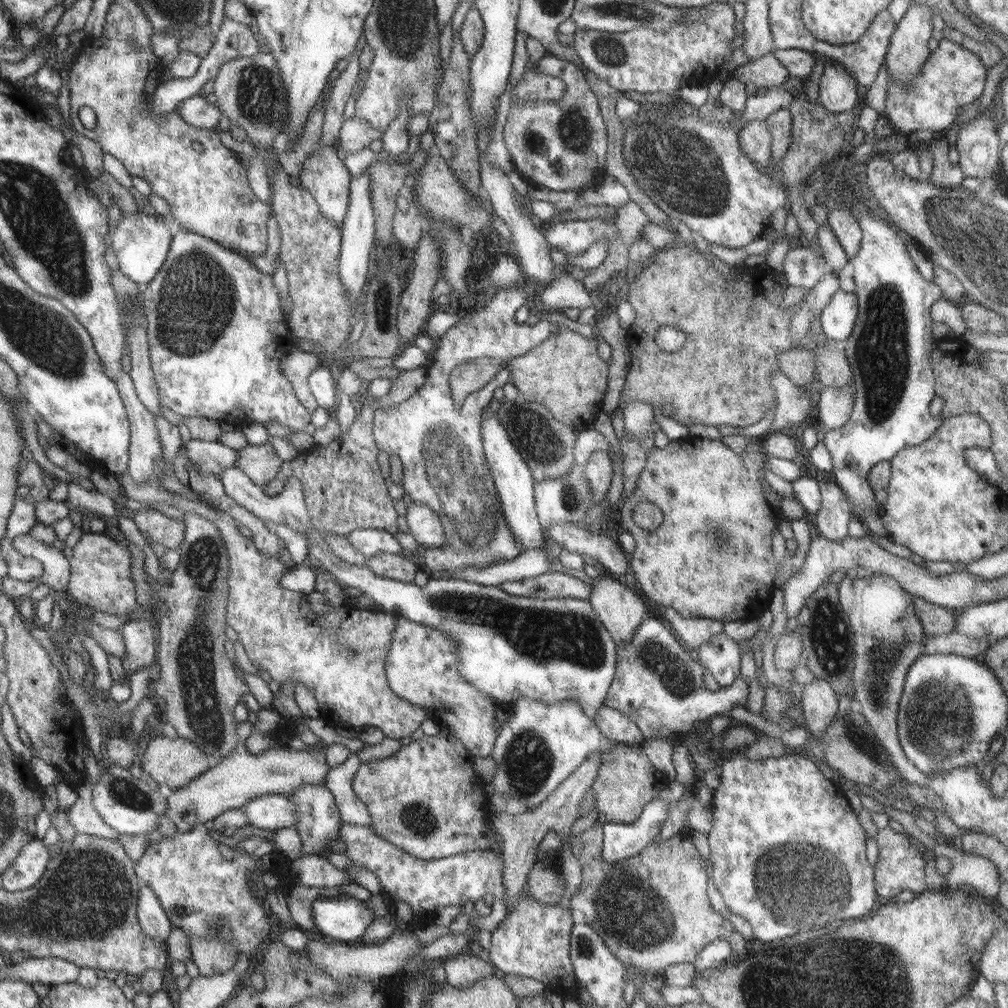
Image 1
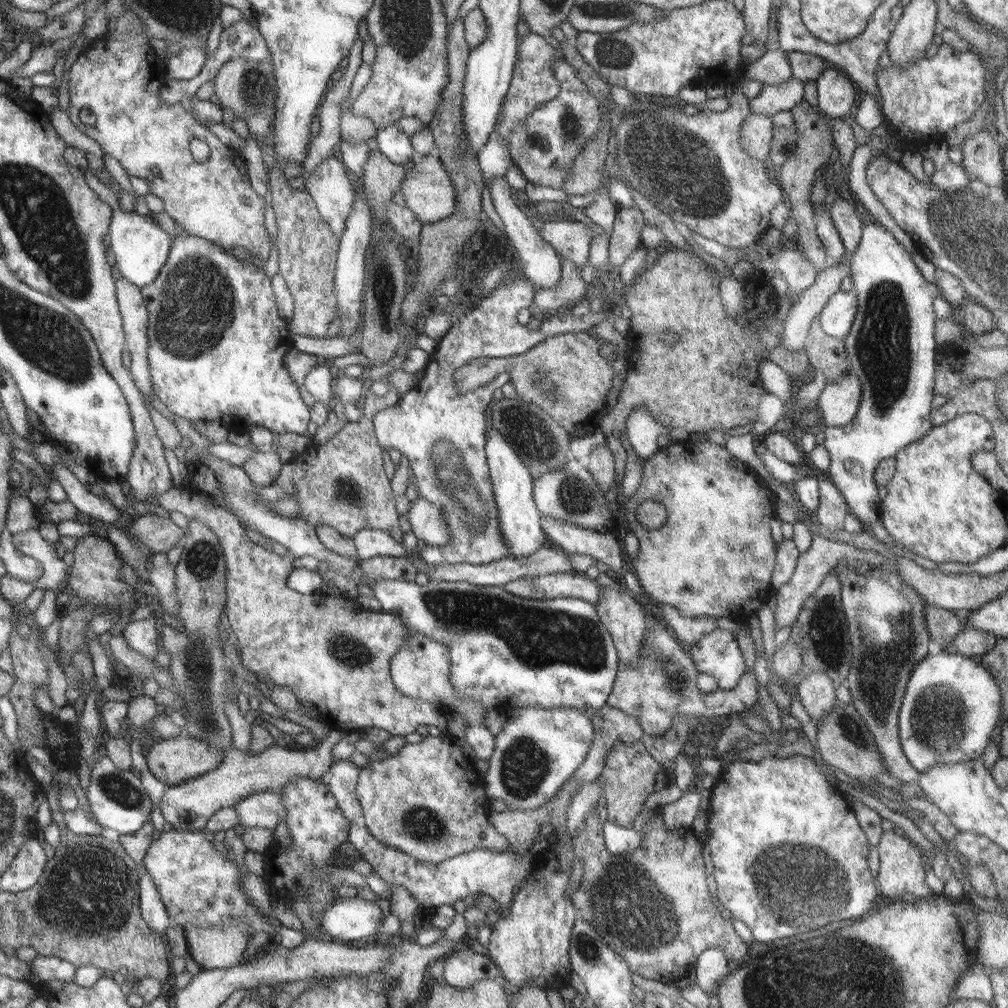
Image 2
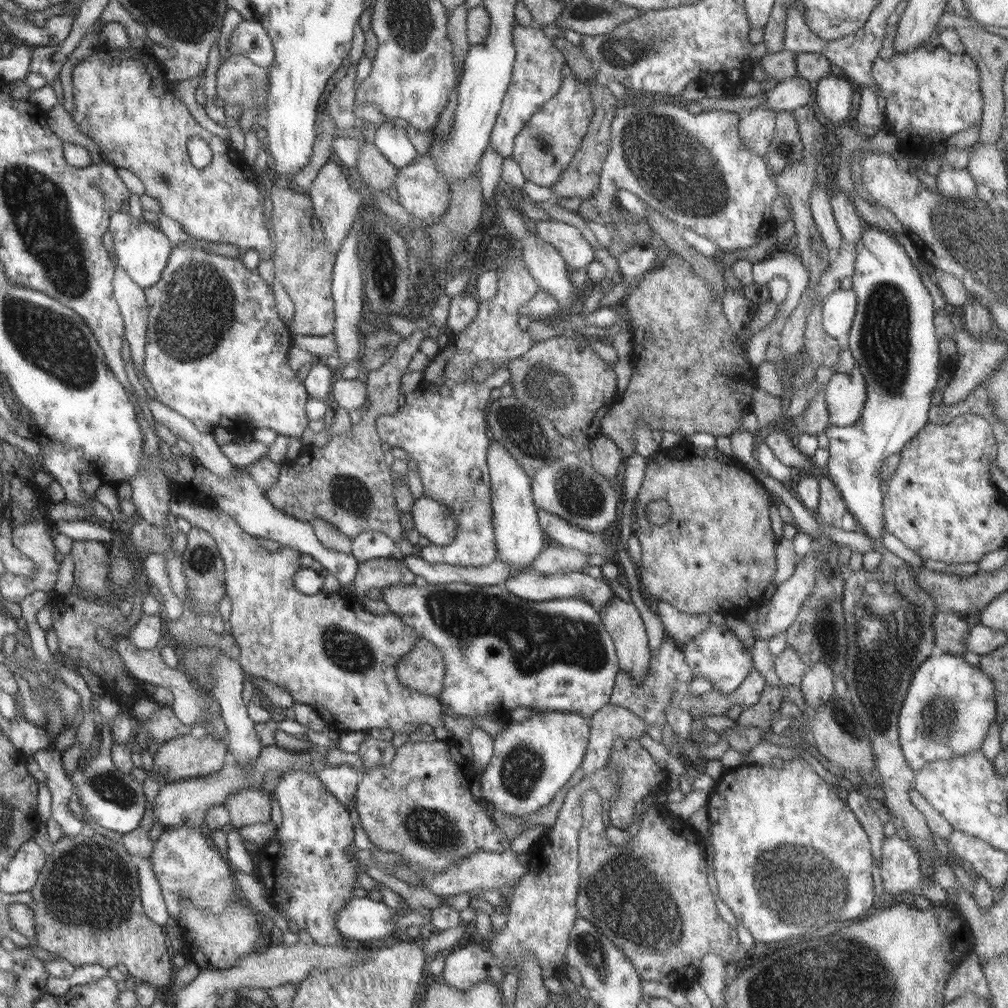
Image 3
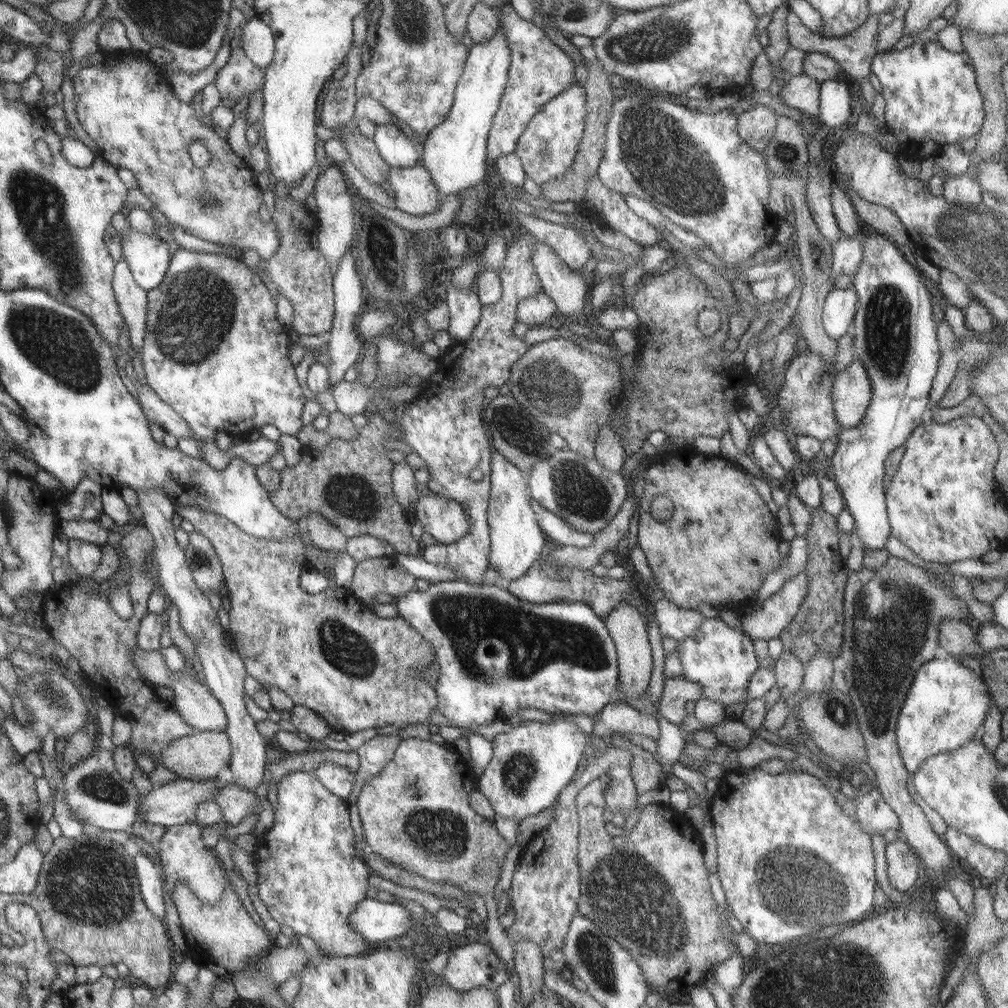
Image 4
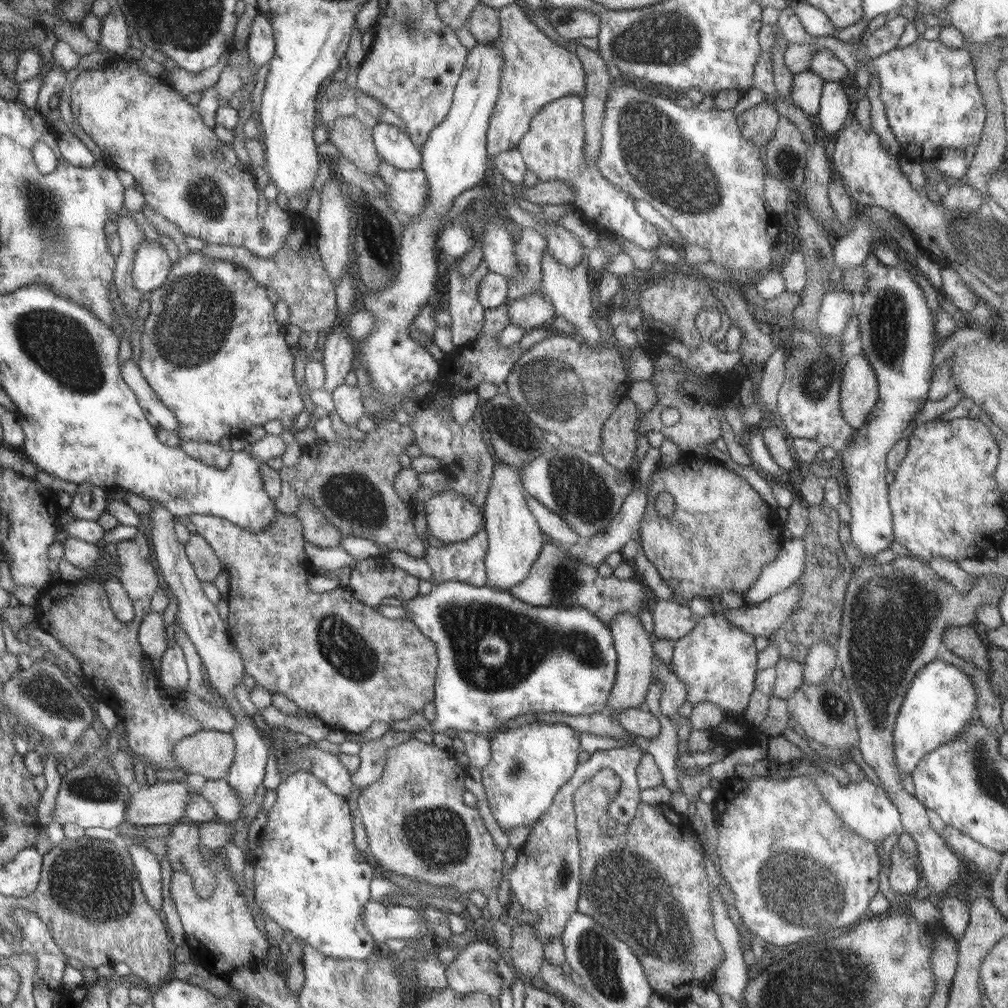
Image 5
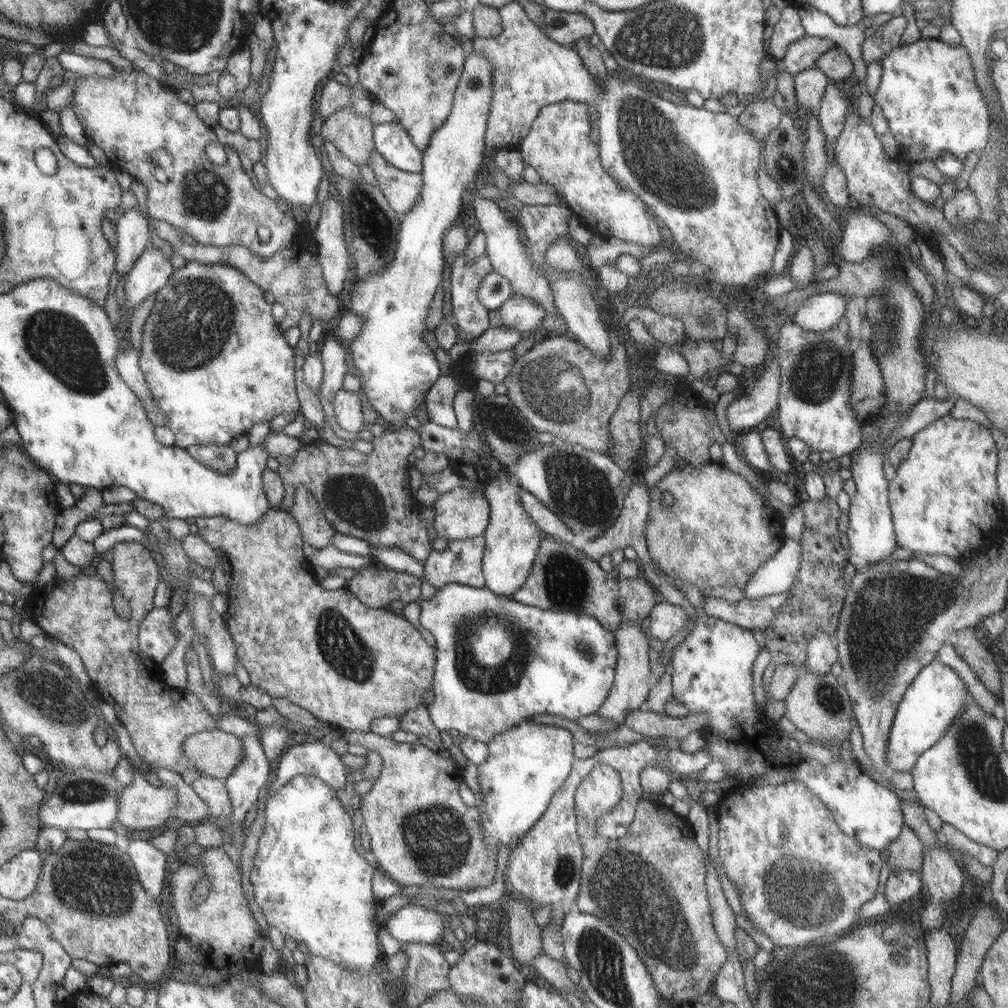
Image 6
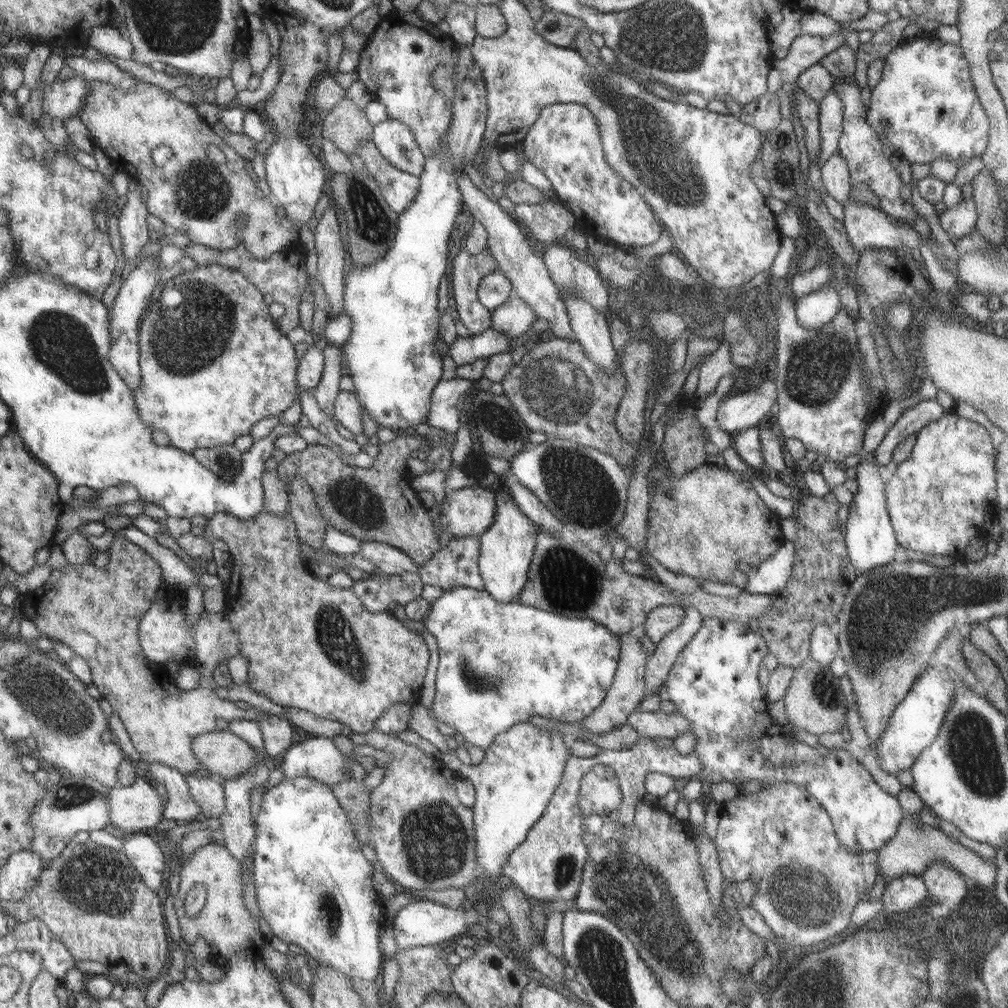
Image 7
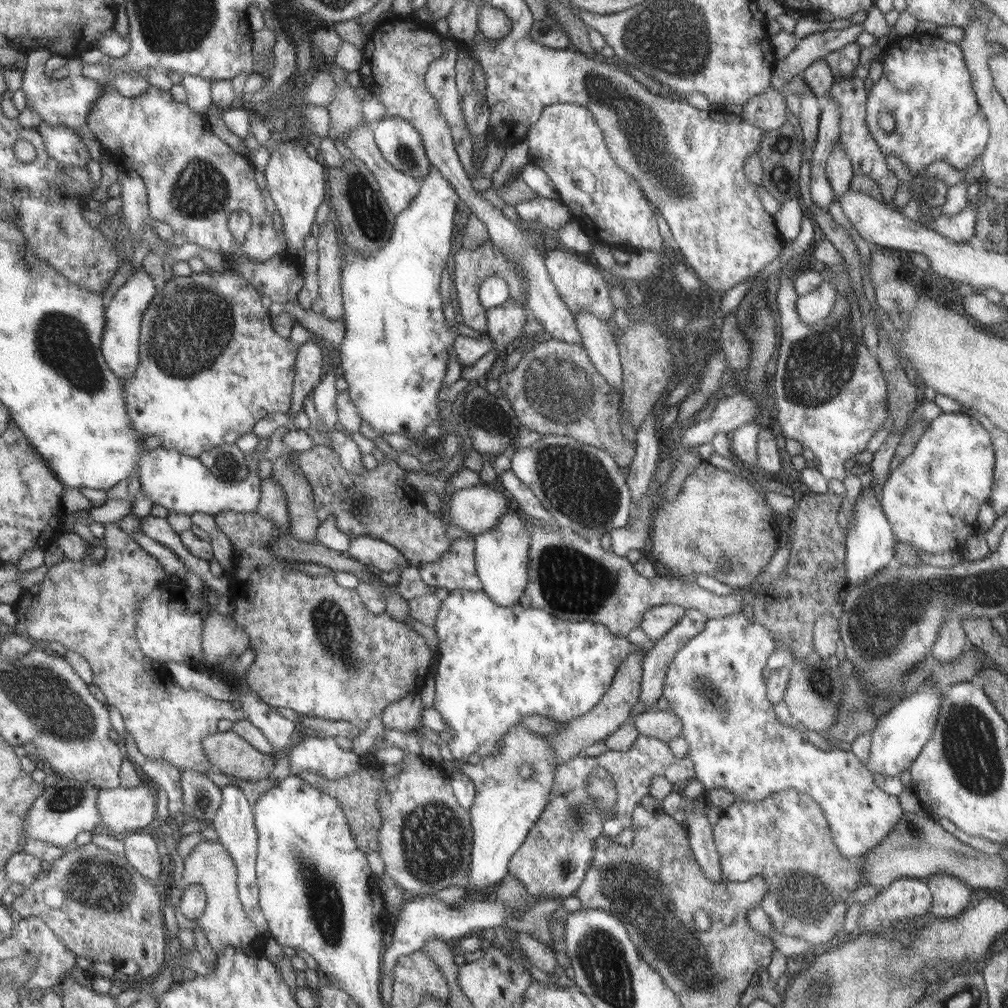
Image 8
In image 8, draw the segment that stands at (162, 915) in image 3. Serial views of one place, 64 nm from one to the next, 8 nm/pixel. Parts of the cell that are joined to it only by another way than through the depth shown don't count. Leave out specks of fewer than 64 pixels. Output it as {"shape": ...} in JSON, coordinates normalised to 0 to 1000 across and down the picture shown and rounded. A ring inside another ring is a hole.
{"shape":[[[143,822],[120,829],[124,837],[126,853],[137,865],[149,875],[157,875],[161,859],[159,858],[159,843],[157,843],[157,828],[145,826]]]}

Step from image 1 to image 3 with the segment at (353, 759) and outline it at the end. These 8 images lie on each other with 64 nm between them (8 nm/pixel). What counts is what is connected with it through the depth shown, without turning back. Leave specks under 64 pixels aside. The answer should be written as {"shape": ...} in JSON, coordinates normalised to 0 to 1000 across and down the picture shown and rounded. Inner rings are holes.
{"shape":[[[344,759],[322,760],[313,769],[345,804],[352,804],[352,788],[359,764]]]}

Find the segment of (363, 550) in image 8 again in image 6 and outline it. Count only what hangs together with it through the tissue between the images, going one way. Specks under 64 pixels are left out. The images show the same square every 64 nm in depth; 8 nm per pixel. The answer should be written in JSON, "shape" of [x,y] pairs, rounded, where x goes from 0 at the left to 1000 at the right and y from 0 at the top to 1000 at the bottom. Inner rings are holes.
{"shape":[[[370,542],[367,553],[371,559],[378,560],[381,563],[385,563],[385,565],[393,565],[393,567],[404,568],[418,574],[421,572],[420,558],[415,558],[413,554],[410,554],[396,544],[389,542],[375,544]]]}

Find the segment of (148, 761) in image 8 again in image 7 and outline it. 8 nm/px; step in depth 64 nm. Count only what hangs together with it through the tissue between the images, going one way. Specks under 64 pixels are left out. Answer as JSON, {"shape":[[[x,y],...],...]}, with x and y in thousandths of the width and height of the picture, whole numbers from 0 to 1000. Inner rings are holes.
{"shape":[[[139,755],[139,764],[165,782],[168,791],[163,811],[173,815],[189,815],[199,811],[198,799],[190,792],[184,769],[163,758]]]}

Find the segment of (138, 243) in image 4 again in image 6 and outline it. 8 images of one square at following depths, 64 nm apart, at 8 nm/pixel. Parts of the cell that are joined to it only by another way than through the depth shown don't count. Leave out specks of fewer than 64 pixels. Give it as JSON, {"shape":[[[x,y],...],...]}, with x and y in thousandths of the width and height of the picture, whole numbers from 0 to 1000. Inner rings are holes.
{"shape":[[[153,244],[143,247],[132,266],[126,269],[125,304],[133,308],[143,296],[164,285],[173,269],[168,256],[159,247]]]}

